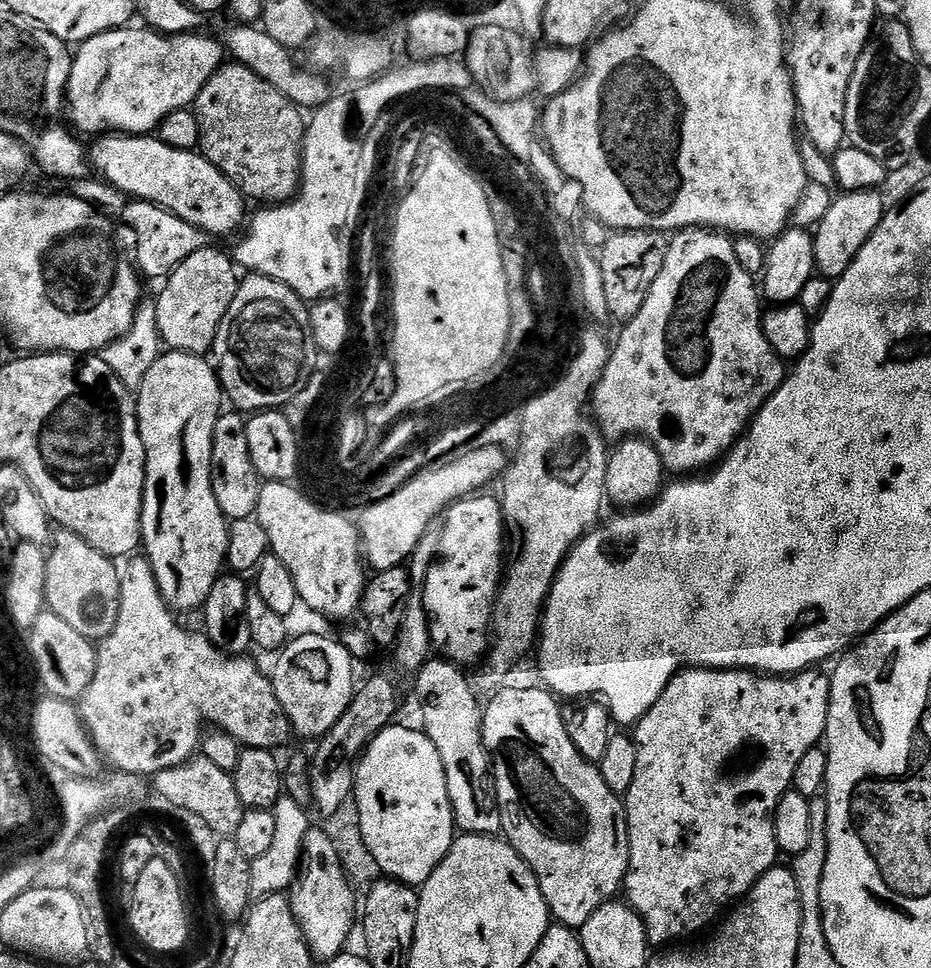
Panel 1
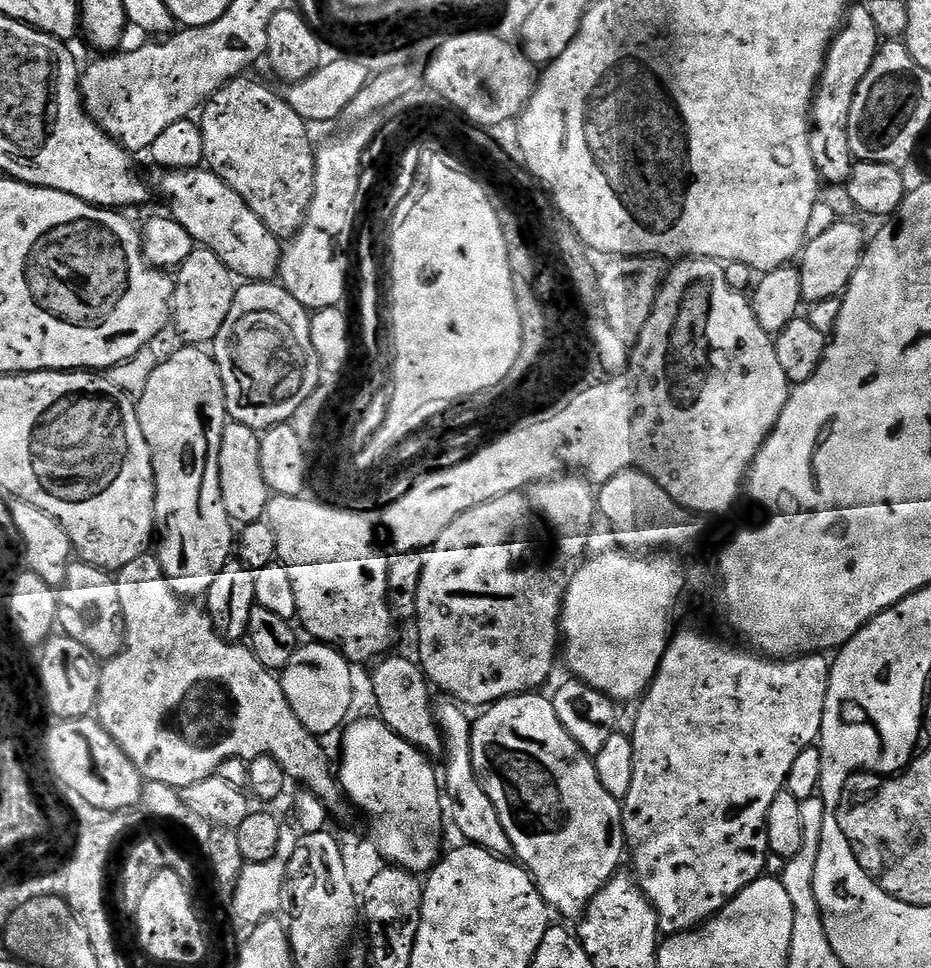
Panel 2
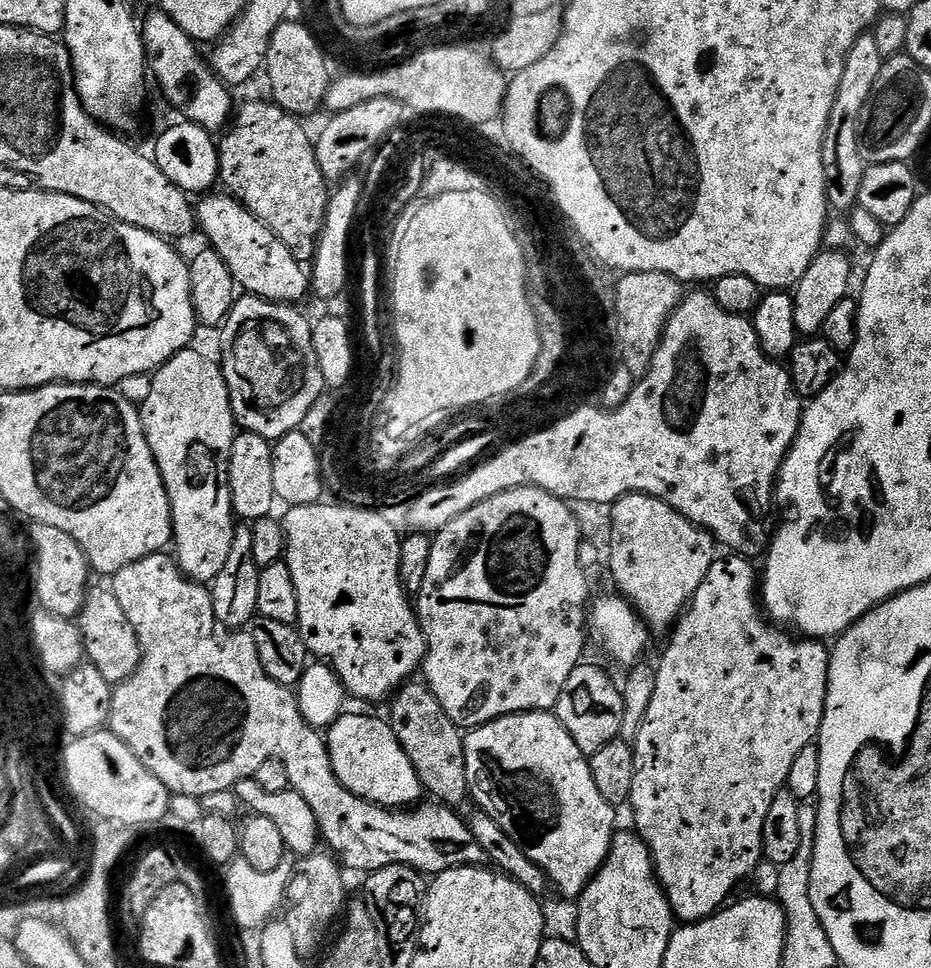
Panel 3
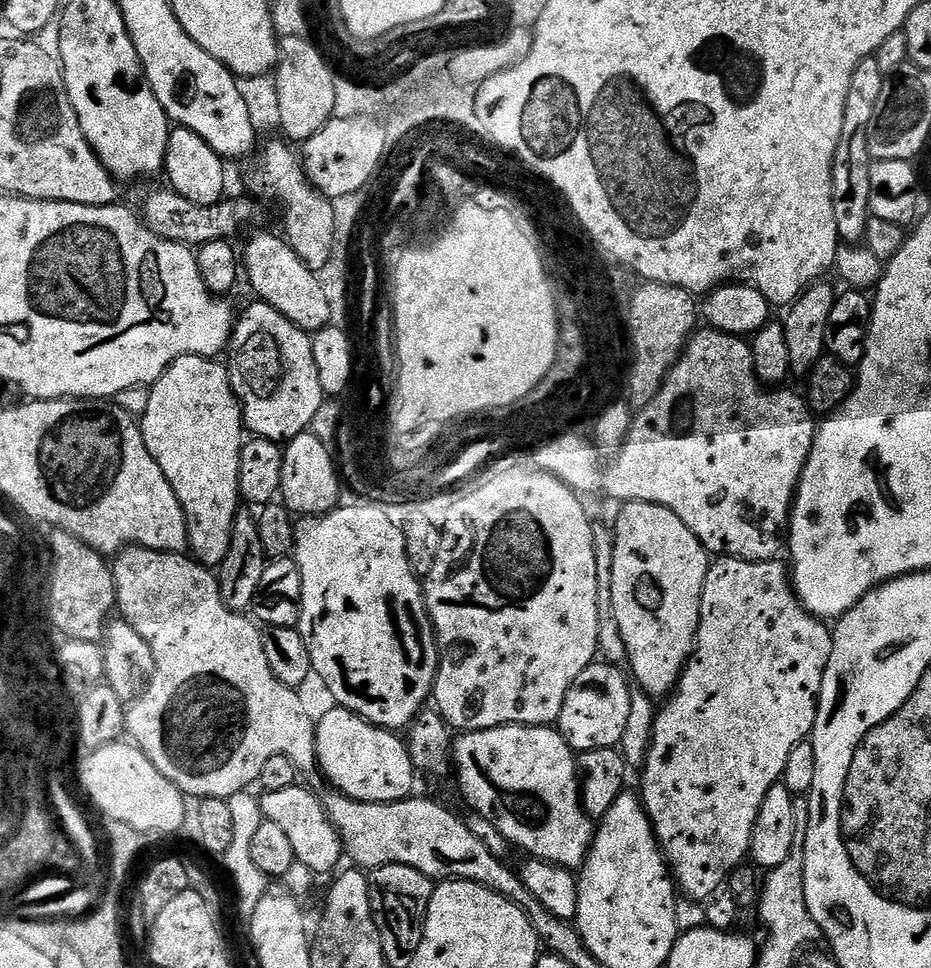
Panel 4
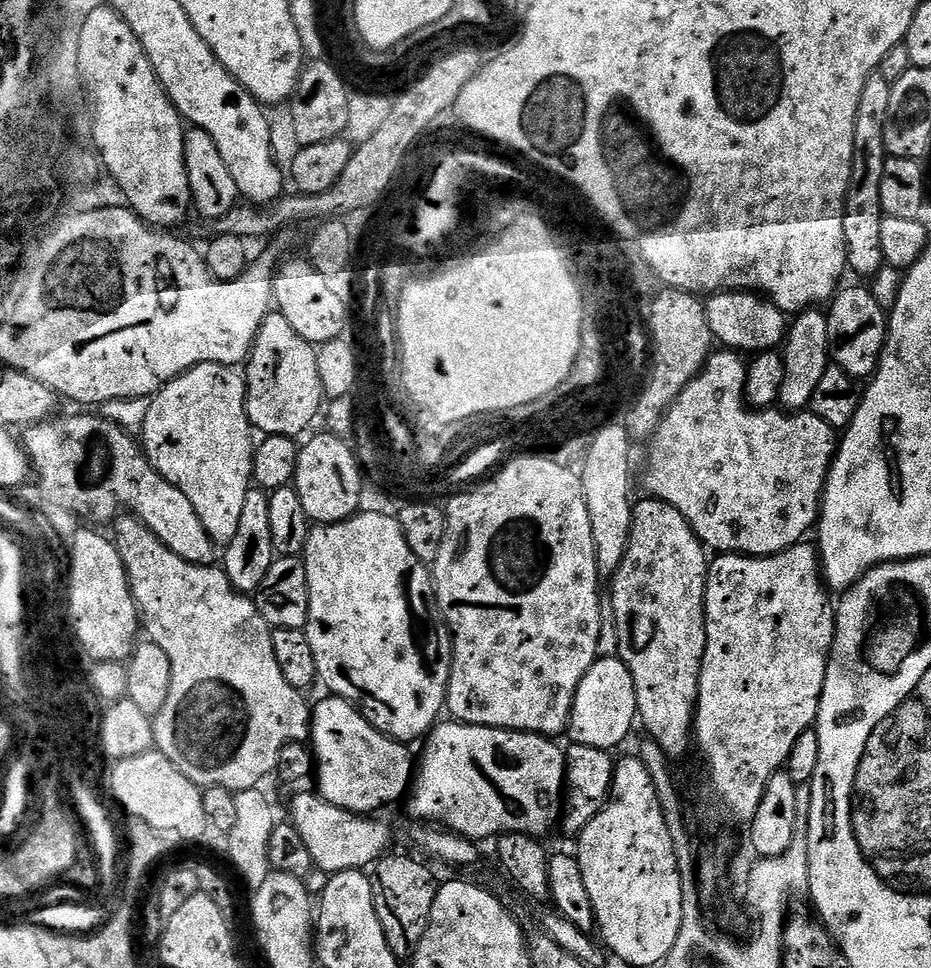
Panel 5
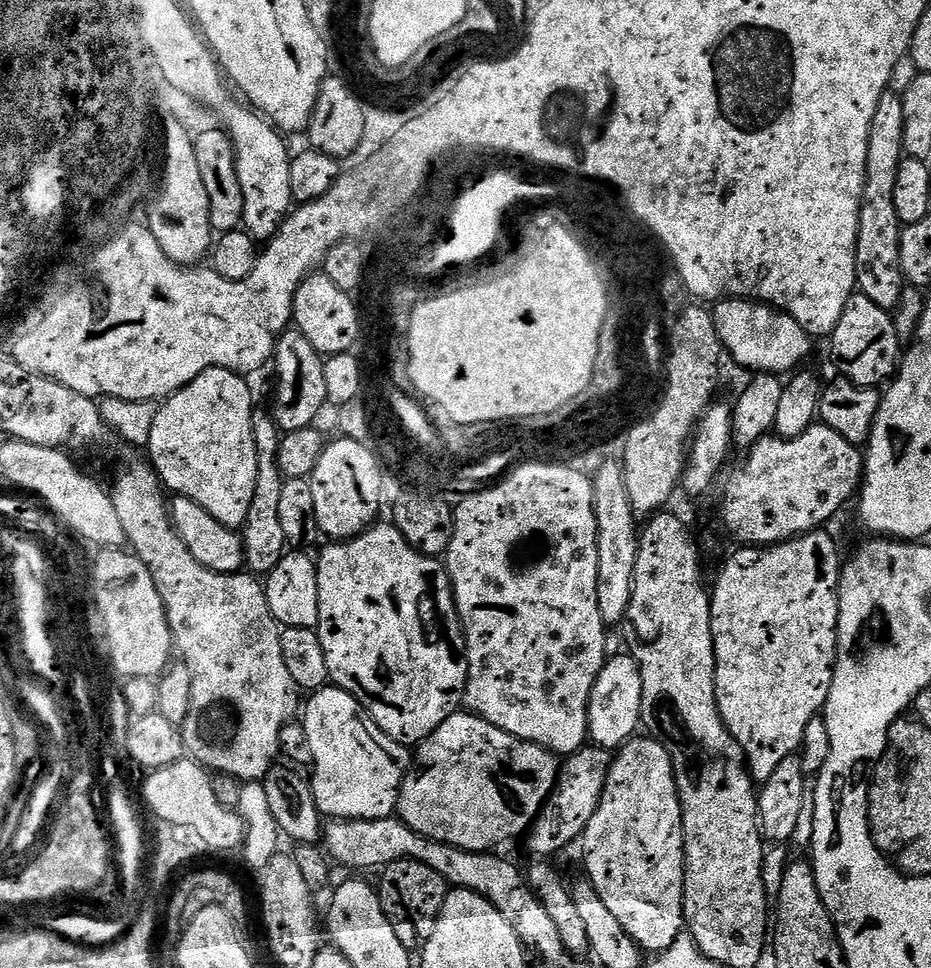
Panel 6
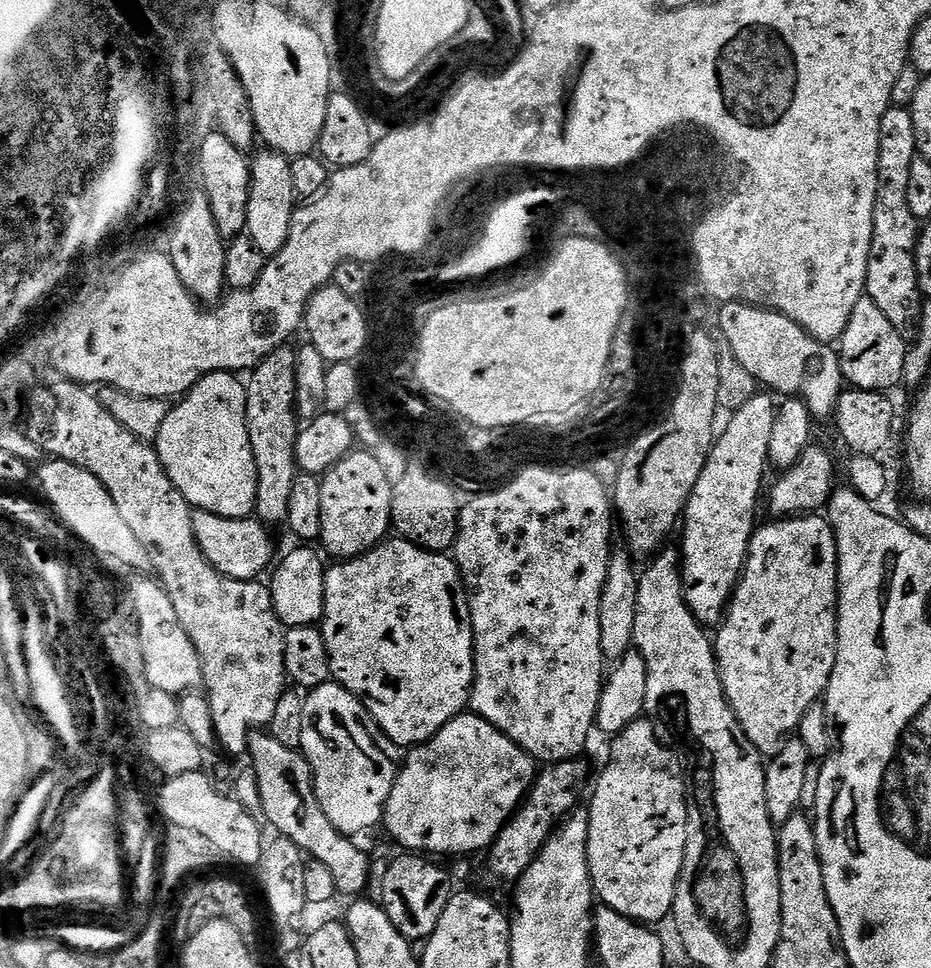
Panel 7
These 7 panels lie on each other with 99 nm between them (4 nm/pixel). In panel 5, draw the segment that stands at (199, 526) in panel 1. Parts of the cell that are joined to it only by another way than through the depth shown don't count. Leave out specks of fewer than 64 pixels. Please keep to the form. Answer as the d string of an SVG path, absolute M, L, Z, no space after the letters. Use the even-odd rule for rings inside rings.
M212 376L205 384L196 384L189 392L182 393L180 398L171 391L161 391L153 399L146 414L142 435L142 451L152 463L153 470L163 480L174 485L183 496L190 498L190 506L194 506L198 522L202 522L213 542L218 546L227 546L238 534L242 512L246 510L246 502L254 488L254 429L248 421L245 381L236 376Z

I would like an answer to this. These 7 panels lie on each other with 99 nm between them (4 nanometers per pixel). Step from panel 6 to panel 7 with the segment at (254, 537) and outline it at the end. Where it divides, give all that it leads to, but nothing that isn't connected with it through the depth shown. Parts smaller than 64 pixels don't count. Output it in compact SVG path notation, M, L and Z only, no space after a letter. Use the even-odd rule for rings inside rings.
M285 346L274 350L261 364L251 369L246 380L246 426L258 474L255 519L263 524L283 525L290 510L290 494L298 475L296 467L296 440L301 425L296 424L296 356L297 349Z

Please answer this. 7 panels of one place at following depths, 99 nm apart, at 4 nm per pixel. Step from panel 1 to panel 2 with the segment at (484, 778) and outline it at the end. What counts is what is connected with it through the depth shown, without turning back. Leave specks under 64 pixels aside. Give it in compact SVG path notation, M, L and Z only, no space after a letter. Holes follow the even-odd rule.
M444 702L435 709L436 718L439 721L440 729L446 741L446 761L448 760L448 769L442 772L442 780L446 785L446 792L452 795L452 812L450 808L450 816L456 819L456 828L464 835L463 839L469 844L476 844L480 848L486 849L488 852L494 853L495 856L503 856L505 858L513 855L514 849L510 842L510 834L506 834L506 830L502 826L502 818L498 818L498 810L494 806L494 802L490 802L490 798L486 794L486 790L482 786L482 782L476 777L476 771L472 765L472 726L473 717L461 705L455 702Z

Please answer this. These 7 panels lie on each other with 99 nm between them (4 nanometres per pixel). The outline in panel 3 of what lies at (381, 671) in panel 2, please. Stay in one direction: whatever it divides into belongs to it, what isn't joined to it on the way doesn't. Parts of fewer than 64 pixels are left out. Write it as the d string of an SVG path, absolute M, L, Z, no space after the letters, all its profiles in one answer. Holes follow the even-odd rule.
M412 680L393 695L388 714L395 737L414 766L423 791L435 801L448 807L461 809L462 804L469 801L468 779L465 770L465 746L461 729L453 722L446 710L442 709L438 700L428 686Z

